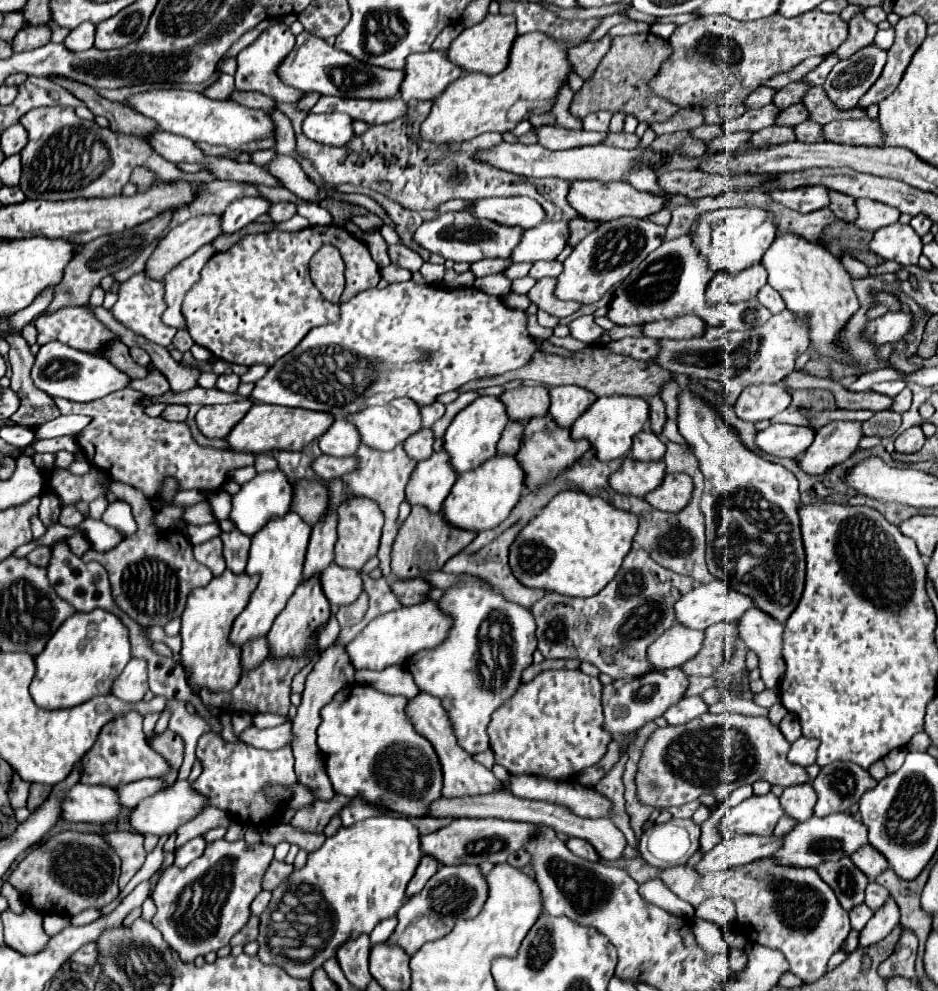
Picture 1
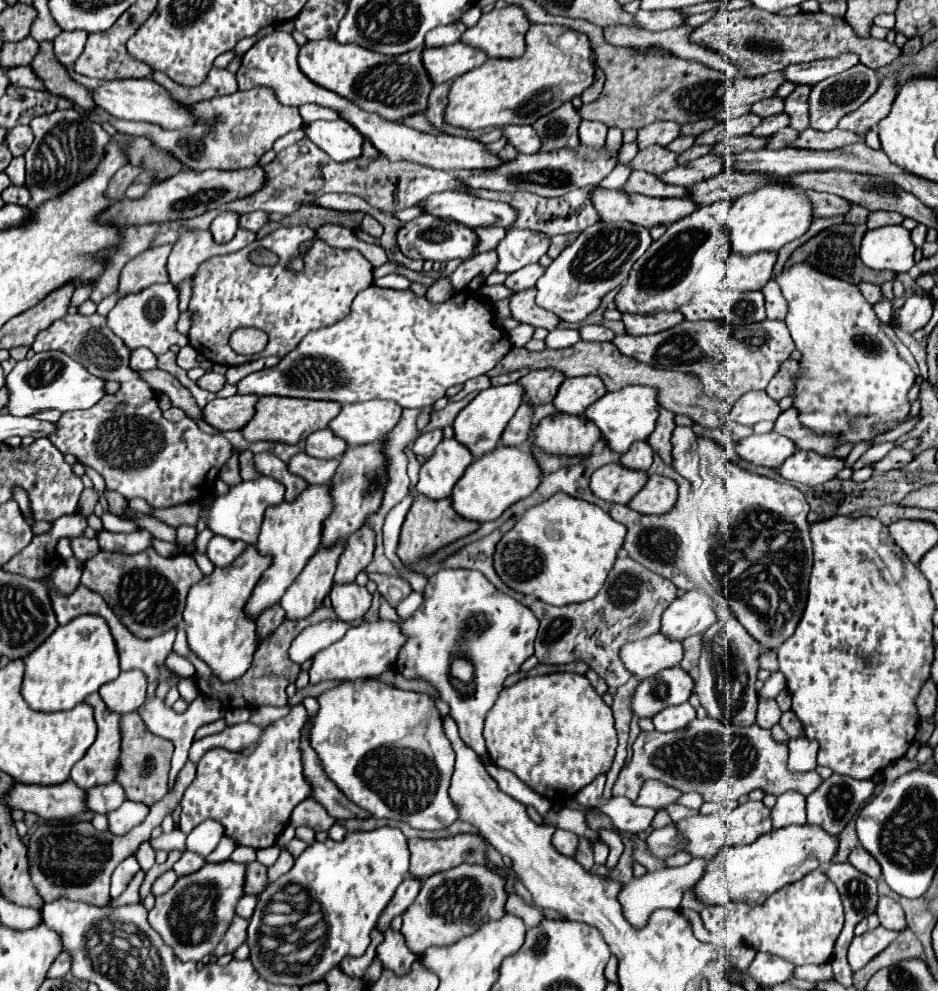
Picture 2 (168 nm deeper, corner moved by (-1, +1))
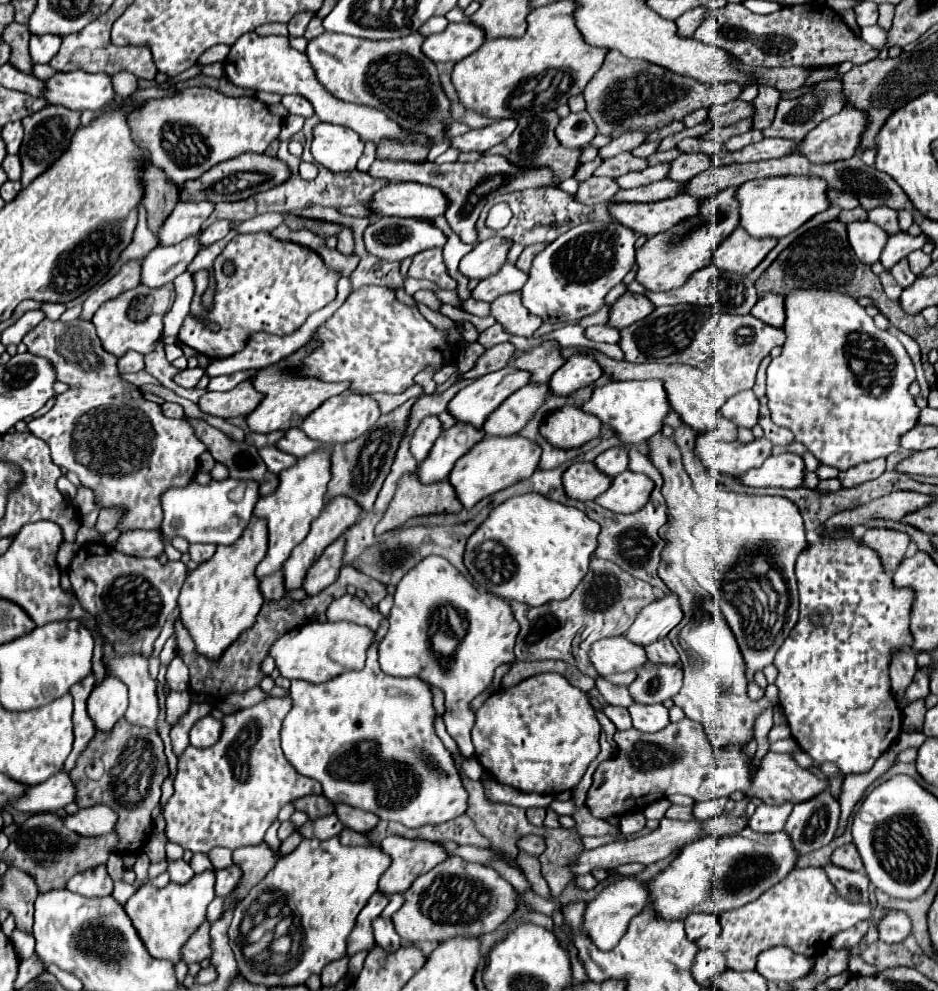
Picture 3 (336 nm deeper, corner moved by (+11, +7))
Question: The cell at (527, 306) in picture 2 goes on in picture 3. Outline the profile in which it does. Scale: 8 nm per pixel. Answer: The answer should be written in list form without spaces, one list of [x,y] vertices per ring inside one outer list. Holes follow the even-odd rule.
[[[517,291],[513,293],[505,293],[501,297],[497,297],[491,303],[491,315],[497,319],[497,323],[501,323],[505,327],[505,331],[509,331],[511,335],[533,335],[543,319],[529,313],[523,303],[521,303],[521,295]]]

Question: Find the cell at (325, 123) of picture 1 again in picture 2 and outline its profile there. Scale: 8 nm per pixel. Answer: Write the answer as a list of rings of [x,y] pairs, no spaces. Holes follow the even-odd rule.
[[[343,119],[309,123],[303,127],[303,131],[337,163],[359,159],[363,155],[361,135],[357,135],[357,131],[353,131],[353,127],[349,127],[349,123],[345,123]]]

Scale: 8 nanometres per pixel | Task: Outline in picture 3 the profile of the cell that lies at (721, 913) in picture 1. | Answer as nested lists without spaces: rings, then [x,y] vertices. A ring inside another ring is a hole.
[[[691,913],[685,919],[685,931],[691,941],[697,941],[701,935],[709,931],[717,923],[717,915],[705,915],[705,913]]]

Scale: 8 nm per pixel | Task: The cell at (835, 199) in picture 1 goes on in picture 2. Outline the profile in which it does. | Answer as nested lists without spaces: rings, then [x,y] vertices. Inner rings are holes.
[[[851,205],[851,211],[849,211],[849,215],[845,215],[845,221],[847,223],[861,223],[861,225],[865,225],[867,223],[867,215],[869,215],[869,211],[865,207]]]

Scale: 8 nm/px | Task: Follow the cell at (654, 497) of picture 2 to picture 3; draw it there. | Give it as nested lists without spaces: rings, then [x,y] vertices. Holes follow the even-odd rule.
[[[623,471],[613,477],[611,487],[601,493],[595,501],[613,513],[635,513],[643,509],[653,491],[653,481],[641,473]]]

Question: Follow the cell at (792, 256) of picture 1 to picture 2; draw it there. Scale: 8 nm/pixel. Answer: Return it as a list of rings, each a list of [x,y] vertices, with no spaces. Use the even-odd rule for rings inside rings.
[[[803,263],[781,271],[775,281],[781,285],[781,291],[789,303],[789,315],[785,323],[791,331],[797,351],[801,353],[799,371],[795,373],[791,391],[793,407],[799,411],[801,427],[807,427],[817,435],[837,437],[839,447],[843,443],[857,445],[861,441],[875,439],[877,423],[905,421],[911,411],[907,393],[917,377],[911,365],[899,357],[893,341],[885,335],[885,331],[881,331],[879,319],[861,291],[841,279],[821,275],[819,271],[813,271],[813,267],[805,267]]]

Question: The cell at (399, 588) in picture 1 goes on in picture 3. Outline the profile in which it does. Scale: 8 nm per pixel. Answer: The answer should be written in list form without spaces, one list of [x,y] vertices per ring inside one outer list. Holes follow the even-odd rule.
[[[343,565],[339,579],[333,585],[329,585],[325,591],[321,591],[321,593],[317,593],[313,597],[307,597],[303,601],[289,601],[289,597],[283,597],[281,601],[265,601],[261,611],[259,611],[259,615],[257,615],[255,625],[251,629],[247,629],[245,633],[241,633],[241,637],[223,653],[223,657],[217,663],[211,663],[205,657],[197,655],[193,639],[189,637],[189,633],[181,625],[181,621],[175,621],[173,627],[175,627],[175,635],[177,635],[177,655],[185,661],[185,665],[191,671],[189,689],[193,693],[197,693],[197,695],[203,693],[203,695],[211,697],[211,701],[223,701],[229,693],[245,693],[245,691],[257,687],[267,677],[263,673],[263,669],[261,669],[261,663],[267,657],[273,641],[277,637],[293,631],[297,625],[307,625],[311,621],[325,621],[327,605],[333,599],[345,595],[347,585],[355,585],[357,589],[363,589],[375,605],[387,595],[387,585],[379,585],[377,581],[373,581],[371,577],[365,577],[365,573],[357,571],[355,567]]]

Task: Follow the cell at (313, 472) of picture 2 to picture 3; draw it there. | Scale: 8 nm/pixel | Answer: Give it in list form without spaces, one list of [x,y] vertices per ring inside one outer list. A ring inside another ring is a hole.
[[[263,447],[263,449],[259,449],[259,455],[261,455],[261,459],[265,461],[265,465],[267,465],[267,469],[271,471],[271,473],[281,473],[283,469],[289,469],[289,467],[293,467],[295,463],[297,463],[297,457],[293,457],[293,455],[289,455],[289,453],[281,453],[281,451],[277,451],[275,447]]]

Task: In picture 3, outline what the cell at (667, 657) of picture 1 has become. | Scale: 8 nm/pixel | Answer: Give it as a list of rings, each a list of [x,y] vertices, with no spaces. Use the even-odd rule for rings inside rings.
[[[623,635],[597,641],[589,655],[591,655],[595,669],[603,677],[611,675],[611,673],[631,671],[631,669],[637,669],[647,663],[645,647],[625,641]]]

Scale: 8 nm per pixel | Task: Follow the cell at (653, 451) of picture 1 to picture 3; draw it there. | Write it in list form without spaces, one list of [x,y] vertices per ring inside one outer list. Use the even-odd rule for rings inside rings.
[[[623,445],[619,447],[613,447],[613,449],[607,449],[603,451],[597,459],[595,459],[595,465],[609,477],[615,477],[619,473],[623,473],[629,465],[629,453]]]

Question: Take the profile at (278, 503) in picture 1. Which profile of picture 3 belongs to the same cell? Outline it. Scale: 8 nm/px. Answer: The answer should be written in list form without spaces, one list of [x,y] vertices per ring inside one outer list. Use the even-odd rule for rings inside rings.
[[[211,481],[209,485],[189,483],[187,487],[169,489],[163,493],[163,523],[161,531],[173,539],[173,537],[185,537],[189,543],[213,543],[213,545],[231,545],[235,543],[245,527],[249,525],[251,511],[255,503],[259,501],[257,493],[257,481]],[[231,491],[241,491],[241,497],[231,499]]]

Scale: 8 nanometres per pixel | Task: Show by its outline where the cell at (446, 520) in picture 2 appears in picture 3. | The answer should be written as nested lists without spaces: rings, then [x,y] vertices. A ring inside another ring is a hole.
[[[405,475],[399,481],[397,493],[389,503],[383,519],[379,521],[375,535],[381,537],[387,531],[401,527],[405,521],[419,515],[433,513],[459,513],[463,505],[459,503],[455,489],[449,481],[439,481],[433,485],[419,483],[417,475]]]

